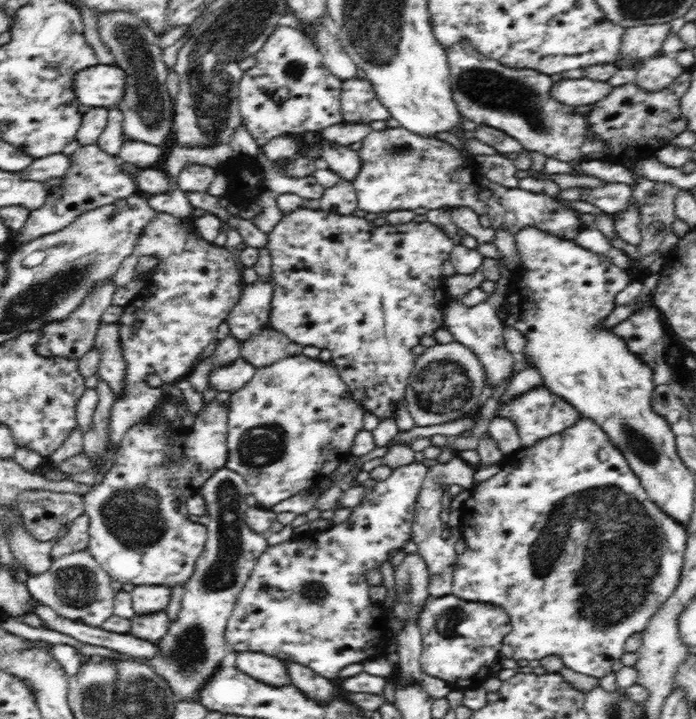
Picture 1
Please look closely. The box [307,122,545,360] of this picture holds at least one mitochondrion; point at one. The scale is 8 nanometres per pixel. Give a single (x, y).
(398, 152)

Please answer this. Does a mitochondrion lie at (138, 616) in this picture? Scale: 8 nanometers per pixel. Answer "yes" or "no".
no

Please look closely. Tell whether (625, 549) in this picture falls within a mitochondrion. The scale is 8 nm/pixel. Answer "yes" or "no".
yes

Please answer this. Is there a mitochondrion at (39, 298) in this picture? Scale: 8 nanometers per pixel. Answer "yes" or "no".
yes

